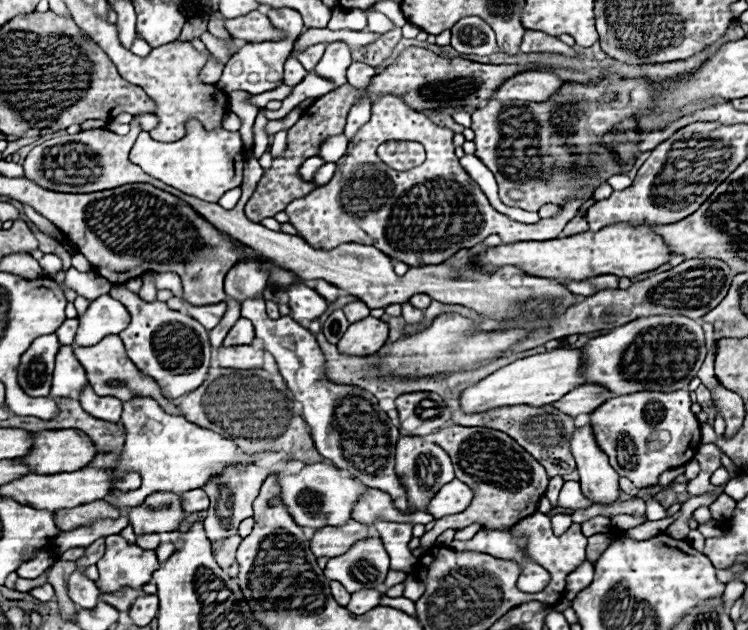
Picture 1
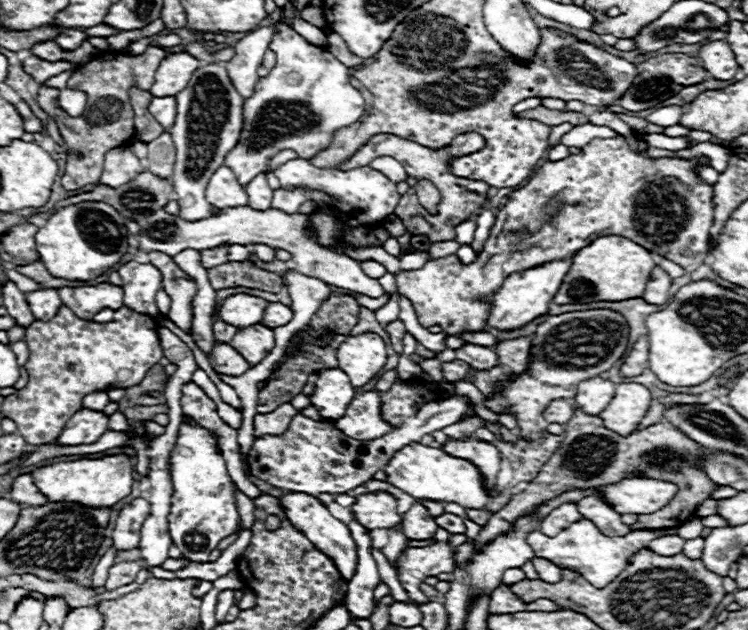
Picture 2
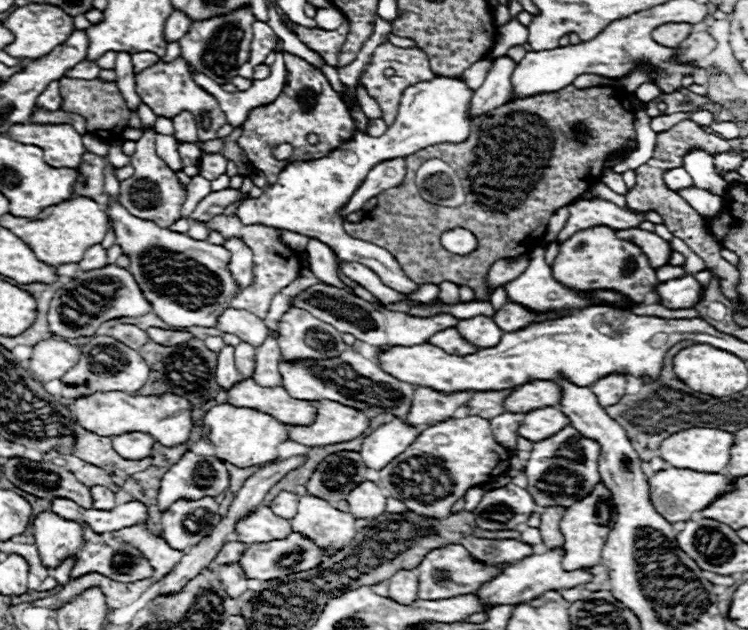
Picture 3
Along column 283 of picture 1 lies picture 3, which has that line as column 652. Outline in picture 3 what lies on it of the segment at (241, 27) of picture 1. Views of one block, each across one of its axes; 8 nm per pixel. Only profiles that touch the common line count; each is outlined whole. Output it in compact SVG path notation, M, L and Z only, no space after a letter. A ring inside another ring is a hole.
M672 22L672 24L662 24L660 28L656 28L652 32L652 38L662 44L662 46L680 46L680 42L692 32L692 24L686 24L686 22Z

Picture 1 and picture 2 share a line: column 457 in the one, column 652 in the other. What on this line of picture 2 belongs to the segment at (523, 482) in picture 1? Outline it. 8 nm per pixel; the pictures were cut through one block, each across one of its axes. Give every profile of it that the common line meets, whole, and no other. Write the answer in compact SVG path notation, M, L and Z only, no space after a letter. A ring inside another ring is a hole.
M576 408L570 422L564 424L564 442L560 444L560 448L542 466L538 476L528 484L524 492L512 496L510 502L500 512L490 516L490 520L482 526L480 534L476 536L474 552L480 552L486 544L510 532L514 528L514 520L518 520L520 516L530 516L532 510L536 510L540 504L548 500L558 498L562 492L586 490L586 488L602 486L606 482L618 482L626 478L632 468L646 470L648 478L672 480L680 488L680 492L670 500L668 506L664 506L660 512L654 512L654 514L642 514L634 526L646 528L646 530L678 528L682 522L694 516L696 506L706 498L710 498L710 492L716 486L712 480L708 480L708 476L704 476L704 472L700 472L698 468L692 468L694 460L700 456L702 456L702 448L694 440L688 440L688 436L684 436L678 428L672 428L672 424L668 422L648 426L624 438L616 432L606 430L598 416L588 416Z

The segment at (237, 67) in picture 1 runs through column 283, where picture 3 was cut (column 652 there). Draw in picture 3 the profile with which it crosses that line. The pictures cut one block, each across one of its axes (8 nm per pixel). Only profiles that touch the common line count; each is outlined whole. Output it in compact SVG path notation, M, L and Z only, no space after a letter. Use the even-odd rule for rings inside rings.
M650 10L636 12L628 18L612 22L604 32L600 32L596 38L588 42L580 42L566 48L554 48L554 50L540 50L540 52L528 52L518 68L512 74L512 84L516 90L514 98L532 96L538 92L556 92L568 84L578 74L600 74L606 78L622 78L628 72L636 68L636 64L652 64L656 68L656 78L660 82L654 82L662 92L672 94L682 88L682 78L690 76L698 64L672 64L676 56L676 48L664 48L662 44L656 44L650 36Z

